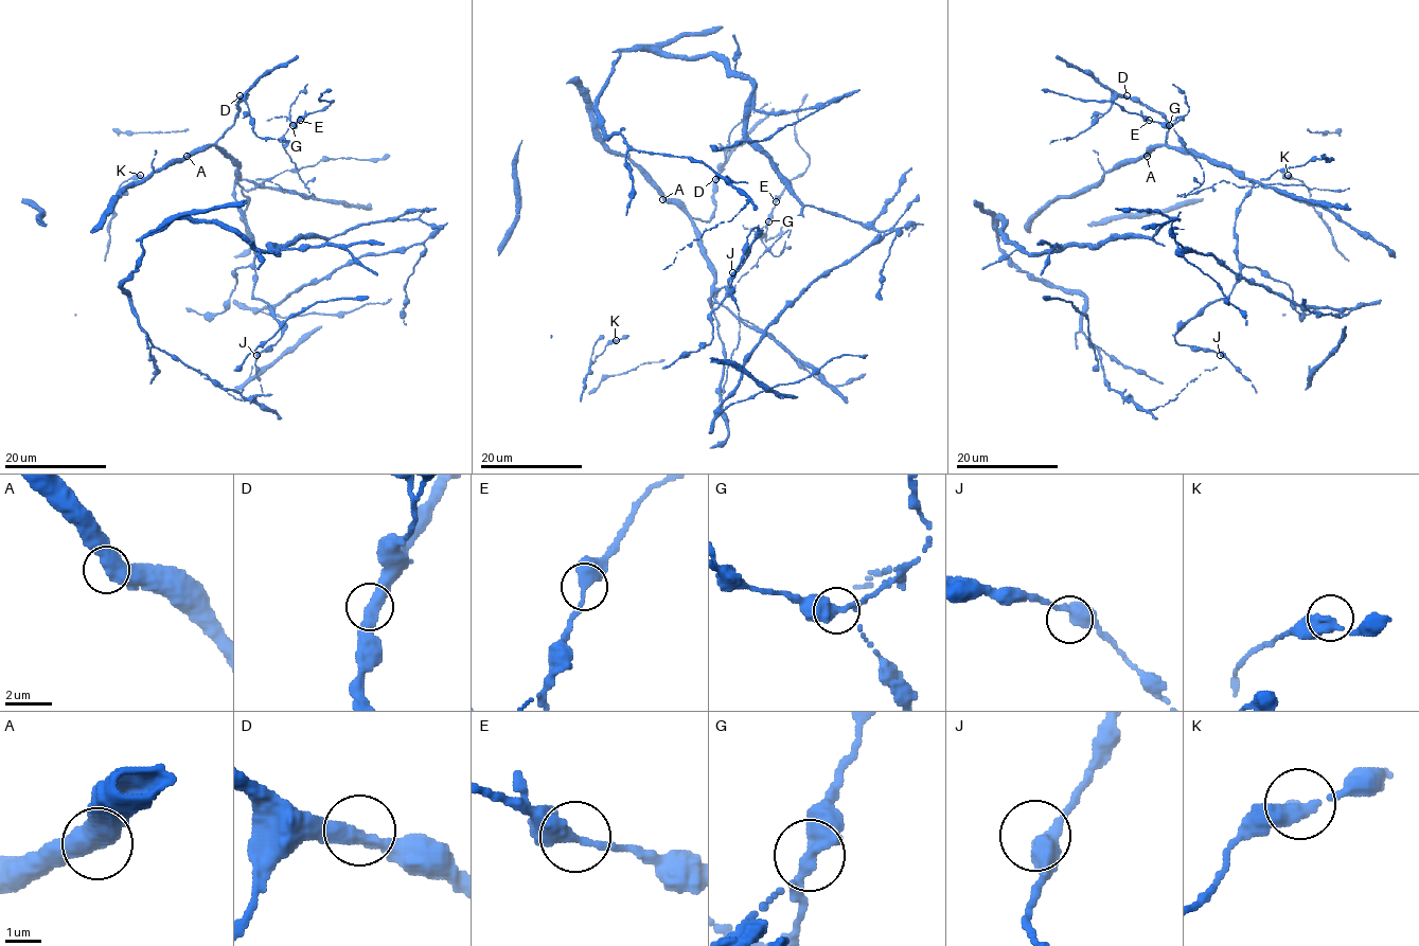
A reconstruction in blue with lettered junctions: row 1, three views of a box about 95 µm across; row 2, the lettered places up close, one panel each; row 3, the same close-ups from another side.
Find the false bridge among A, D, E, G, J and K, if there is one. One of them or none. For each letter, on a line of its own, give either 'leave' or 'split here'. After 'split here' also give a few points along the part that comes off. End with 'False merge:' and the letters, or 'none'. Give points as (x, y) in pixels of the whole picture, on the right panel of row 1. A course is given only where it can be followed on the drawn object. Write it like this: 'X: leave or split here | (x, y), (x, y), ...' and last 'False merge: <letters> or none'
A: leave
D: leave
E: leave
G: split here | (1168, 125), (1173, 125), (1204, 174), (1198, 188), (1177, 195), (1198, 193), (1223, 180), (1246, 186), (1349, 188)
J: leave
K: leave
False merge: G

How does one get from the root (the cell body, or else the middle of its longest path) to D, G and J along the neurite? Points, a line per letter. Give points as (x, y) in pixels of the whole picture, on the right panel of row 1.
D: (1143, 155), (1166, 143), (1168, 124), (1158, 112), (1127, 95)
G: (1143, 155), (1159, 145), (1192, 150), (1264, 185), (1222, 180), (1177, 195), (1198, 188), (1204, 175), (1168, 125)
J: (1143, 155), (1159, 145), (1192, 150), (1253, 183), (1235, 220), (1235, 286), (1174, 335), (1180, 344), (1220, 355)

